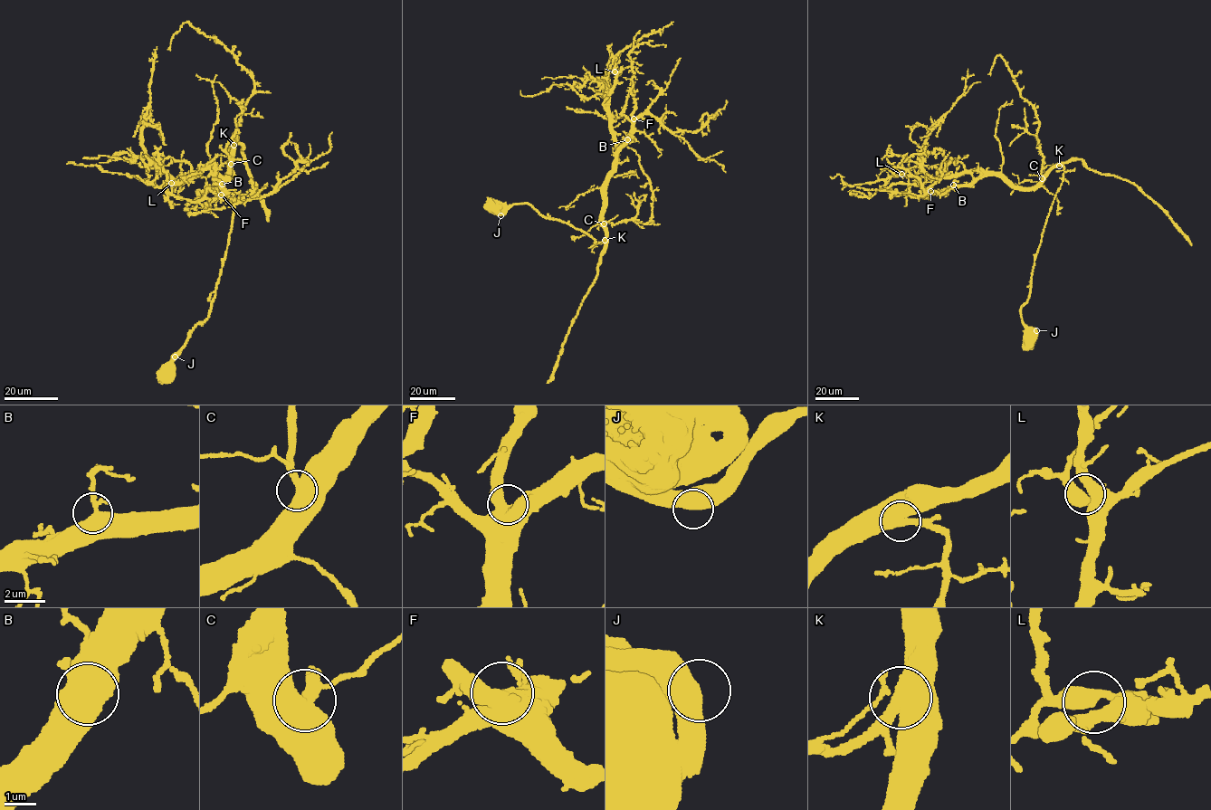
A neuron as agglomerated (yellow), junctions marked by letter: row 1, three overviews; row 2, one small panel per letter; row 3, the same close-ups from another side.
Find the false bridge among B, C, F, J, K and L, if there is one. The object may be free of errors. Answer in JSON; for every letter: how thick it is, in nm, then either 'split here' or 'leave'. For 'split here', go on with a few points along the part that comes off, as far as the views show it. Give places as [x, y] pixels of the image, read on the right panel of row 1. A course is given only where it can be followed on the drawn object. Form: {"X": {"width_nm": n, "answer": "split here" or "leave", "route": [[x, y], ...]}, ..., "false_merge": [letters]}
{"B": {"width_nm": 550, "answer": "leave"}, "C": {"width_nm": 600, "answer": "leave"}, "F": {"width_nm": 550, "answer": "leave"}, "J": {"width_nm": 600, "answer": "leave"}, "K": {"width_nm": 550, "answer": "leave"}, "L": {"width_nm": 480, "answer": "leave"}, "false_merge": []}

